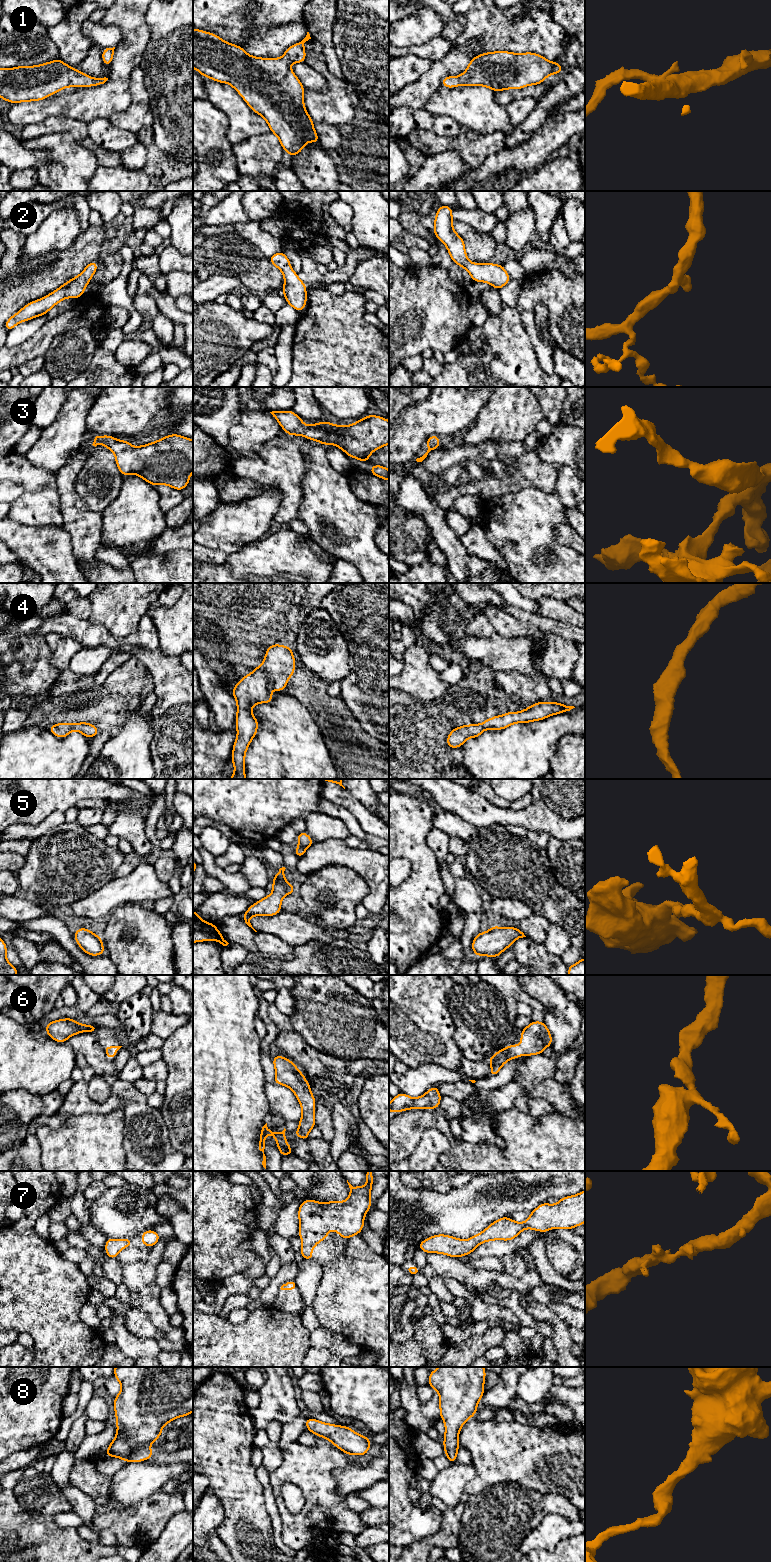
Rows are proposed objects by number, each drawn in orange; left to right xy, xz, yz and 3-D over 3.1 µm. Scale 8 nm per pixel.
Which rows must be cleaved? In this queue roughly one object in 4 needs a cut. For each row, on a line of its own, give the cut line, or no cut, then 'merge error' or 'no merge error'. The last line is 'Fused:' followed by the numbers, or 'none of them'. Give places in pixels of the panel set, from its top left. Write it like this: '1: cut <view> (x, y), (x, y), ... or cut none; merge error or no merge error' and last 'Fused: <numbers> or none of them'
1: cut none; no merge error
2: cut none; no merge error
3: cut none; no merge error
4: cut none; no merge error
5: cut none; no merge error
6: cut none; no merge error
7: cut none; no merge error
8: cut none; no merge error
Fused: none of them

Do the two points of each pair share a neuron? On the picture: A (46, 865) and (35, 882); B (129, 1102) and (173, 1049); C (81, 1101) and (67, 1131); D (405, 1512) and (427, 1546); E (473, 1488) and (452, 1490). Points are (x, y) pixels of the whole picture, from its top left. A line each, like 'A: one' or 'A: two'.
A: one
B: two
C: two
D: two
E: two

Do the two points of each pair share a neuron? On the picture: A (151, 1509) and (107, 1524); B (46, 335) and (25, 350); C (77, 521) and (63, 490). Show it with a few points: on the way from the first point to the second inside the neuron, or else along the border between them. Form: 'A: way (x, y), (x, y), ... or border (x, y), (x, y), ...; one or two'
A: way (140, 1520), (118, 1522); one
B: way (41, 340), (30, 349); one
C: way (75, 513), (69, 498); one

